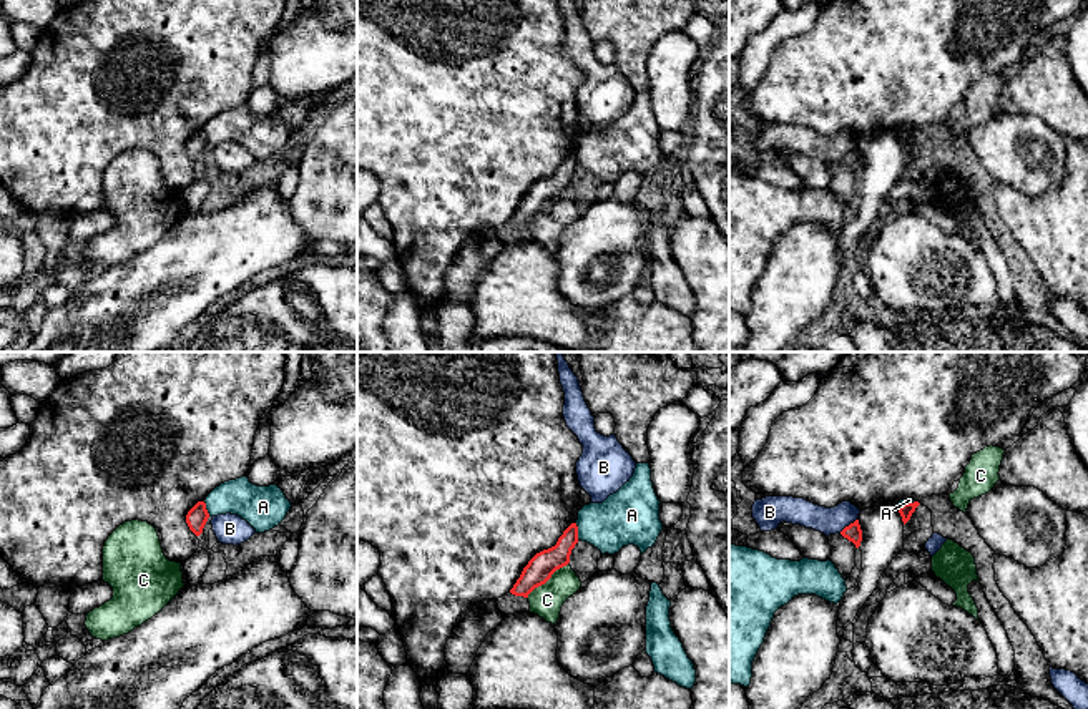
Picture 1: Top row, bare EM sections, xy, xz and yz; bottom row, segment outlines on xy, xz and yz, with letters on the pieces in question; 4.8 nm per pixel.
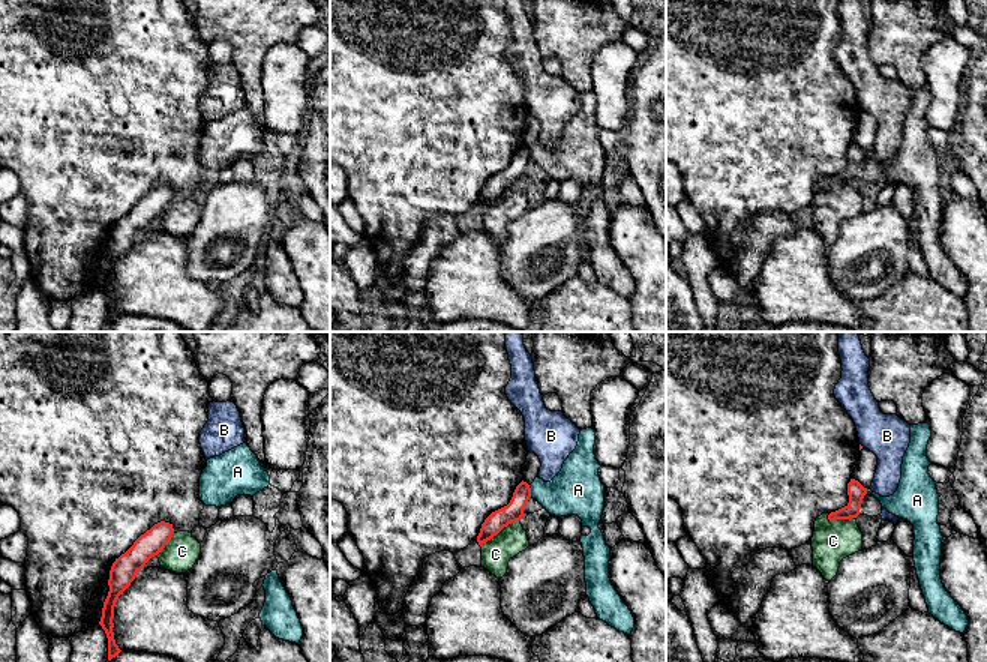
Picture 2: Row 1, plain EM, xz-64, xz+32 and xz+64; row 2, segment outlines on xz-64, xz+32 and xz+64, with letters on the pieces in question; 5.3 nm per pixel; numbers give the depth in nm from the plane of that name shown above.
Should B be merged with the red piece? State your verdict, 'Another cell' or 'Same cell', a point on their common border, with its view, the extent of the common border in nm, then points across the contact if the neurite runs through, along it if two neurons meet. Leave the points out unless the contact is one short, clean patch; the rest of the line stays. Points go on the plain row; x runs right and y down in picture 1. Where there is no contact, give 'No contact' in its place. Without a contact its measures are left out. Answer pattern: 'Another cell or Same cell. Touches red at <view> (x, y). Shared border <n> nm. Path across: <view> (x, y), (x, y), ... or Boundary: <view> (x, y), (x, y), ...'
Another cell. Touches red at yz (849, 153). Shared border 110 nm. Boundary: yz (856, 146), (839, 160)

